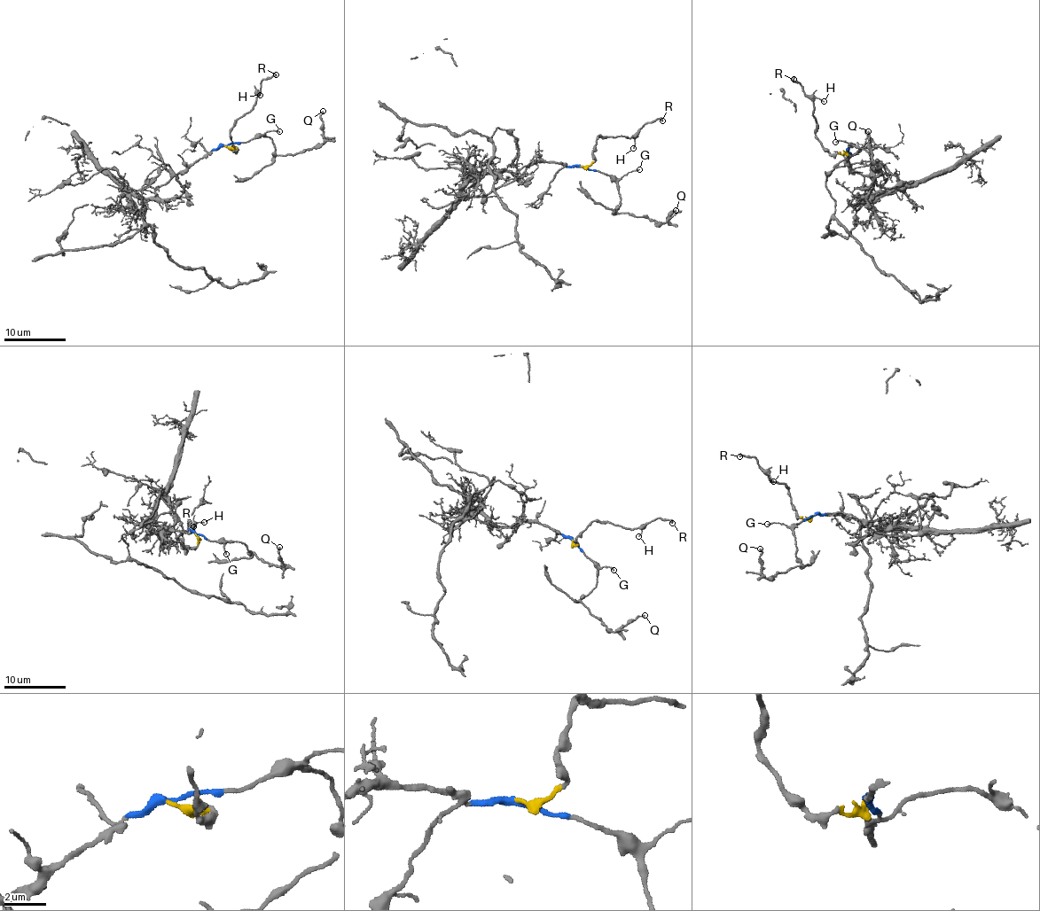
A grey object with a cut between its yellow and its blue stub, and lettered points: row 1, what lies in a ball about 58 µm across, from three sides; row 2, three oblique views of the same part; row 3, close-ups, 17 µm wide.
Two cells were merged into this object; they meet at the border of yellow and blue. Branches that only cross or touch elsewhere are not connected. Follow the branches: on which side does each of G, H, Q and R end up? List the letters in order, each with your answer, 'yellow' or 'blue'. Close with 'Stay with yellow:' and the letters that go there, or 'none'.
G: blue
H: yellow
Q: blue
R: yellow
Stay with yellow: H, R

